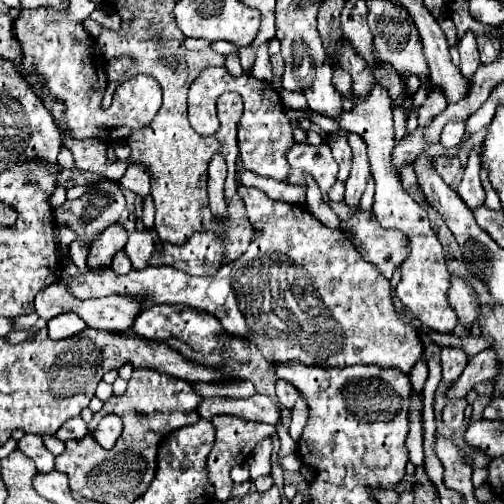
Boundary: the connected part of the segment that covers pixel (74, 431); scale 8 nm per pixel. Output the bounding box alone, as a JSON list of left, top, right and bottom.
[56,417,88,443]

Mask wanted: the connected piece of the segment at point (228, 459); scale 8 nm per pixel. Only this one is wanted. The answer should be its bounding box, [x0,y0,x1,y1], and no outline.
[208,415,276,501]

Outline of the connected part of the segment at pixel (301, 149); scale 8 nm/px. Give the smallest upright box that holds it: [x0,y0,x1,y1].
[288,143,338,195]

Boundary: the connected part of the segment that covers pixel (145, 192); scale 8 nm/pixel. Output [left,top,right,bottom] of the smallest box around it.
[118,165,150,201]

